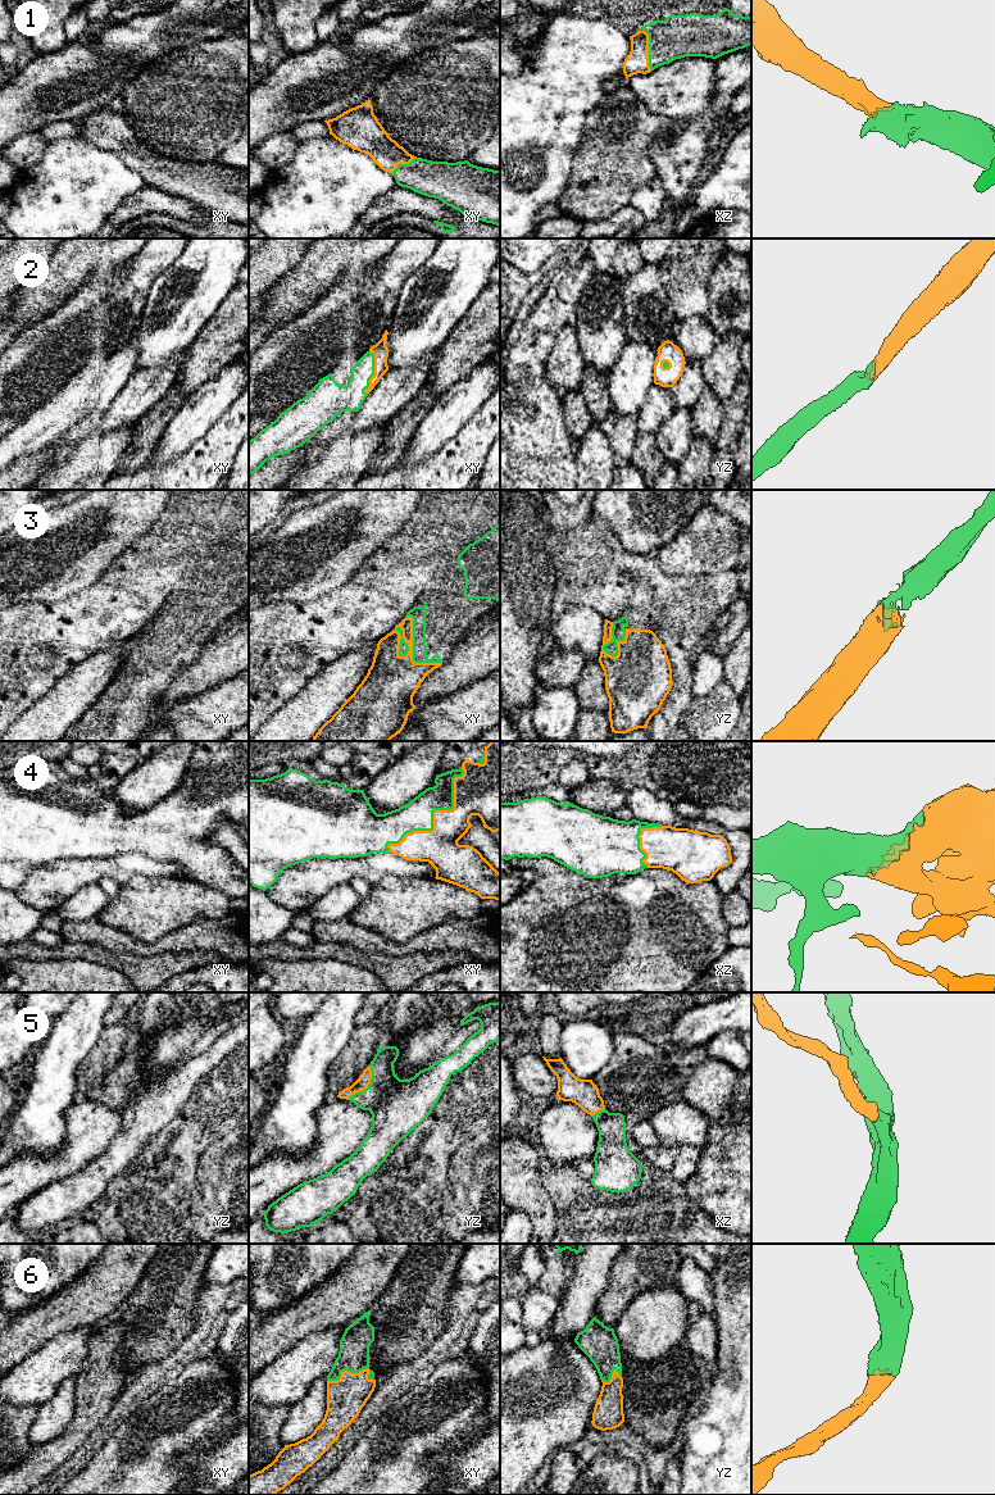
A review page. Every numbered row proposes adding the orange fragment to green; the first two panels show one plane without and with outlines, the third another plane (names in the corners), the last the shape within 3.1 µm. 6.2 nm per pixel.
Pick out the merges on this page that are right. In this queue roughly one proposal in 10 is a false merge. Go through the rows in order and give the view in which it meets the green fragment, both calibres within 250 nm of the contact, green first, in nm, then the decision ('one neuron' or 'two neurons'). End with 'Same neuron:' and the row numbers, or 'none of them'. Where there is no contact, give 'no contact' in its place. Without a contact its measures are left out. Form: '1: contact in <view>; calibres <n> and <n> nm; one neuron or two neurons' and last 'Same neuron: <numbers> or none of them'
1: contact in xz; calibres 260 and 140 nm; one neuron
2: contact in xy; calibres 160 and 90 nm; one neuron
3: contact in xy; calibres 100 and 320 nm; one neuron
4: contact in xy; calibres 190 and 240 nm; one neuron
5: contact in yz; calibres 340 and 80 nm; one neuron
6: contact in xy; calibres 190 and 240 nm; one neuron
Same neuron: 1, 2, 3, 4, 5, 6

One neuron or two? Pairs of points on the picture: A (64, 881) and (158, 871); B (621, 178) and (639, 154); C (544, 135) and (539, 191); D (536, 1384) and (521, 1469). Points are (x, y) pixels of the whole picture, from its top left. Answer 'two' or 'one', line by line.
A: one
B: one
C: one
D: one

